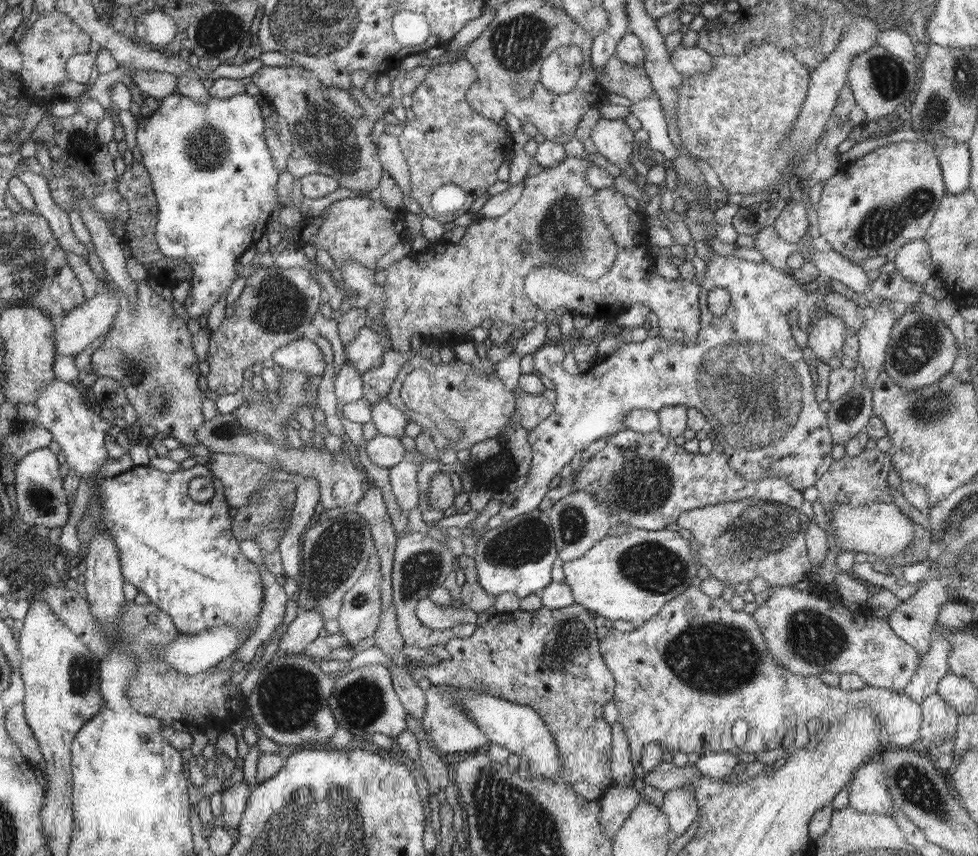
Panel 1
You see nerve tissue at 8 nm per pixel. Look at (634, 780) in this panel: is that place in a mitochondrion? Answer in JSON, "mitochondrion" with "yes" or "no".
{"mitochondrion":"no"}

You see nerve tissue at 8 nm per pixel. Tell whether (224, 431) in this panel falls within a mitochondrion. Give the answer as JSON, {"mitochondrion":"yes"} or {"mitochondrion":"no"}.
{"mitochondrion":"yes"}

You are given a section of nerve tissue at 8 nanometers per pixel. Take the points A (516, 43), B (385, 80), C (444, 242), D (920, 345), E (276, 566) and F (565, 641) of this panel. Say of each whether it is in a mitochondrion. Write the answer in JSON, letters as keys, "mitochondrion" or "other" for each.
{"A":"mitochondrion","B":"other","C":"other","D":"mitochondrion","E":"other","F":"mitochondrion"}

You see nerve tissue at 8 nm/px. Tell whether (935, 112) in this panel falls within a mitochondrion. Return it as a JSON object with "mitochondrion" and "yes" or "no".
{"mitochondrion":"yes"}

